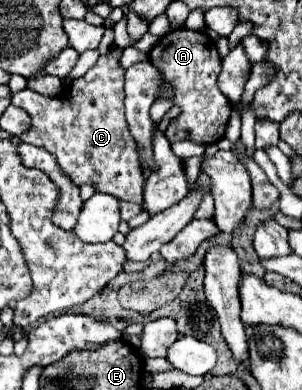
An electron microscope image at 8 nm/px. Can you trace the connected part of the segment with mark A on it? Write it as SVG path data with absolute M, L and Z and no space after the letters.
M176 29L156 43L156 47L150 51L150 61L154 63L154 67L158 67L158 71L162 71L164 79L172 83L176 91L172 101L182 109L182 113L170 121L166 139L170 143L188 139L200 145L220 141L224 137L232 105L216 85L216 79L220 75L220 55L216 43L202 31Z

